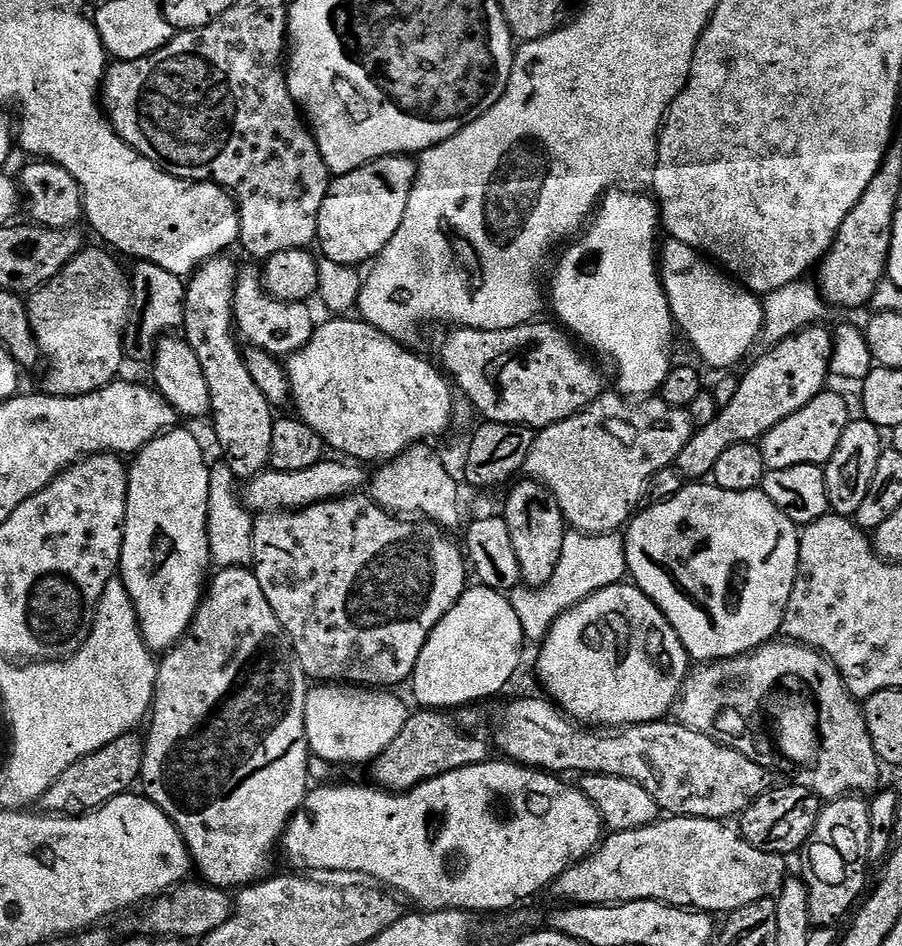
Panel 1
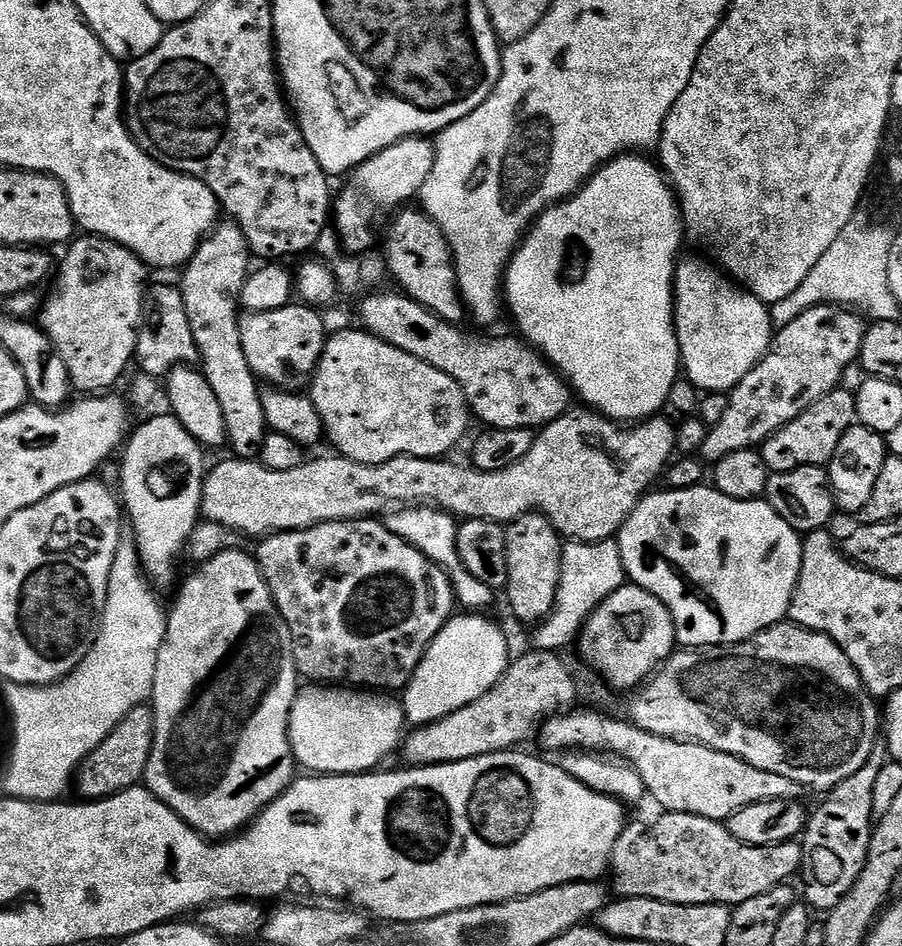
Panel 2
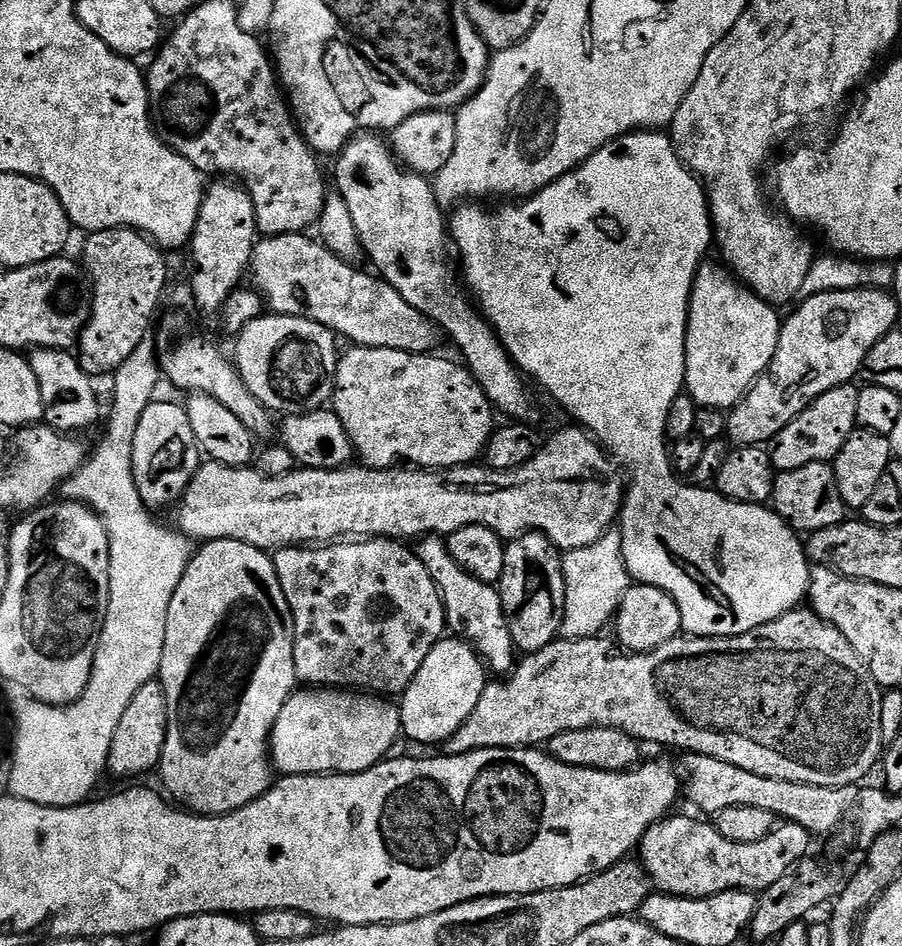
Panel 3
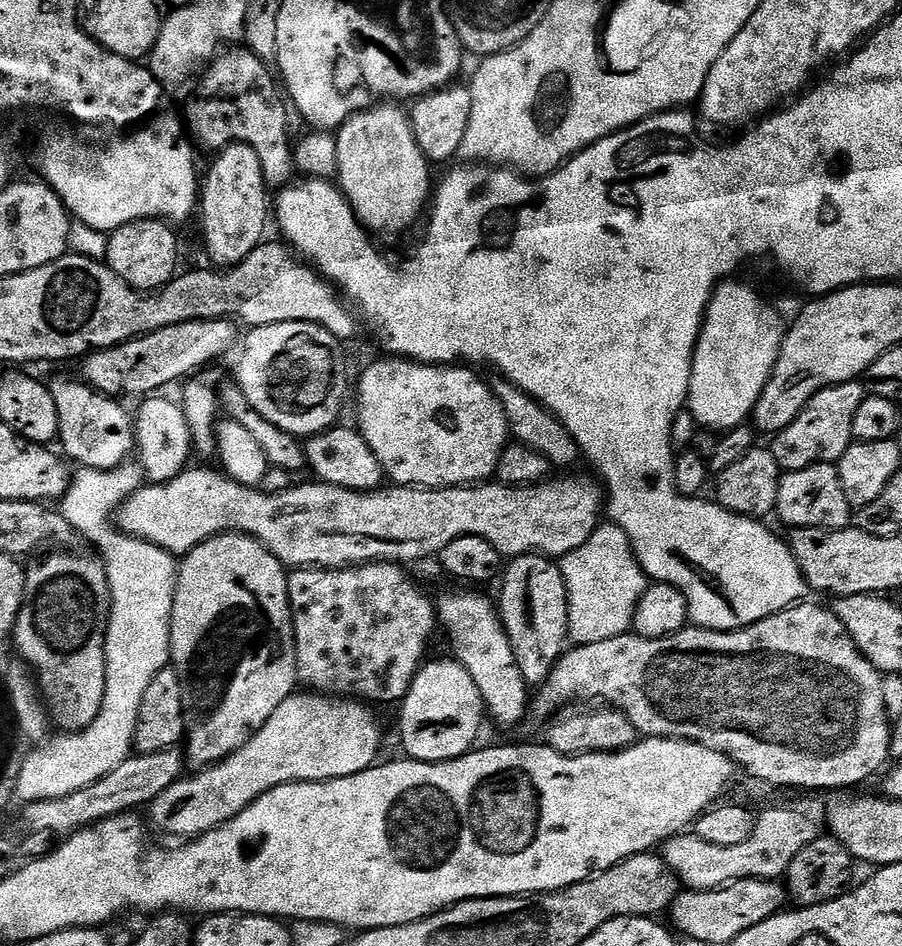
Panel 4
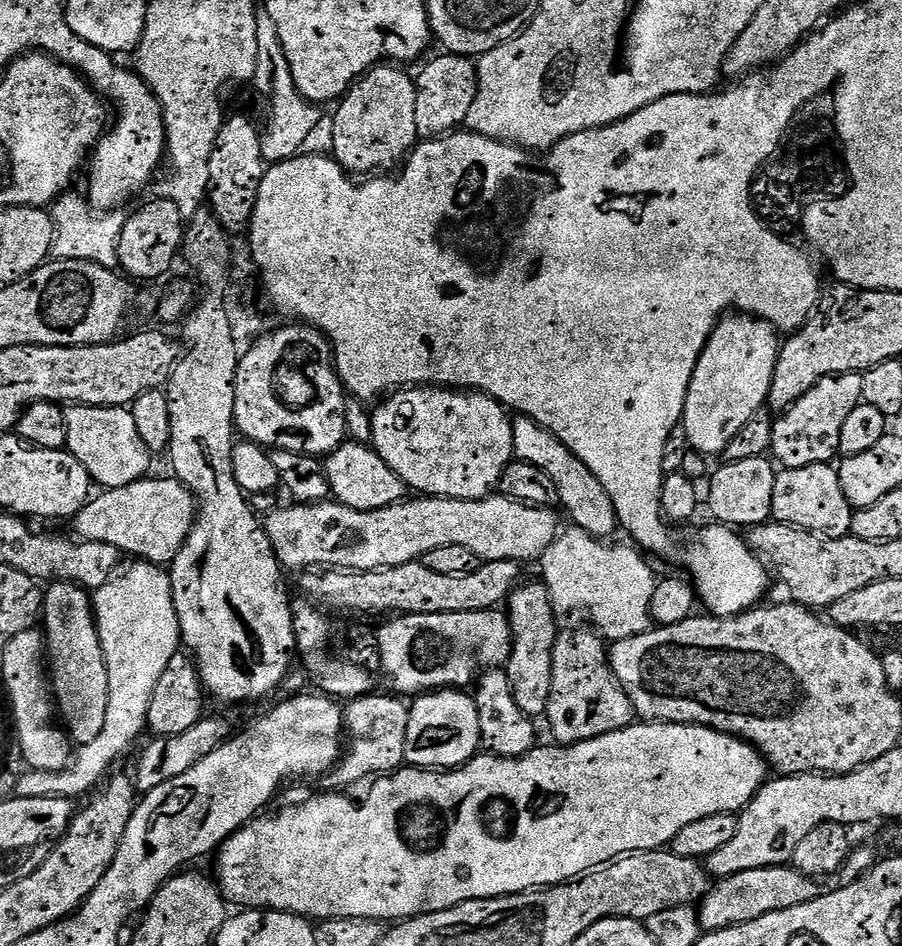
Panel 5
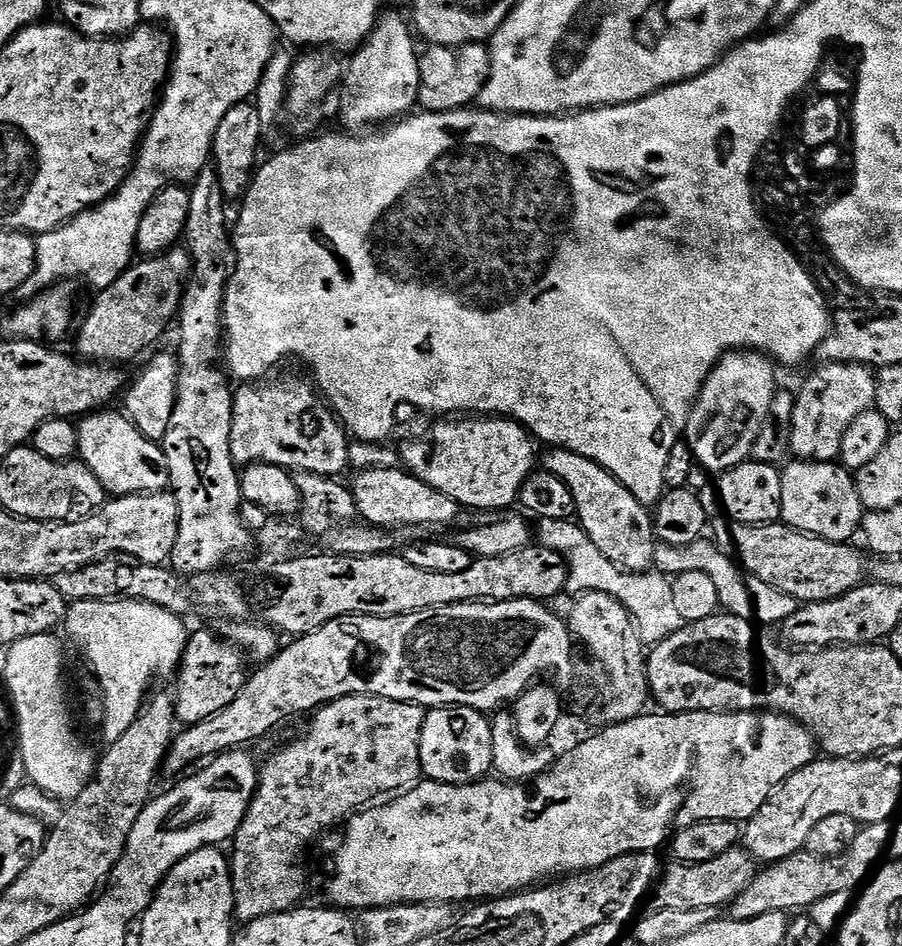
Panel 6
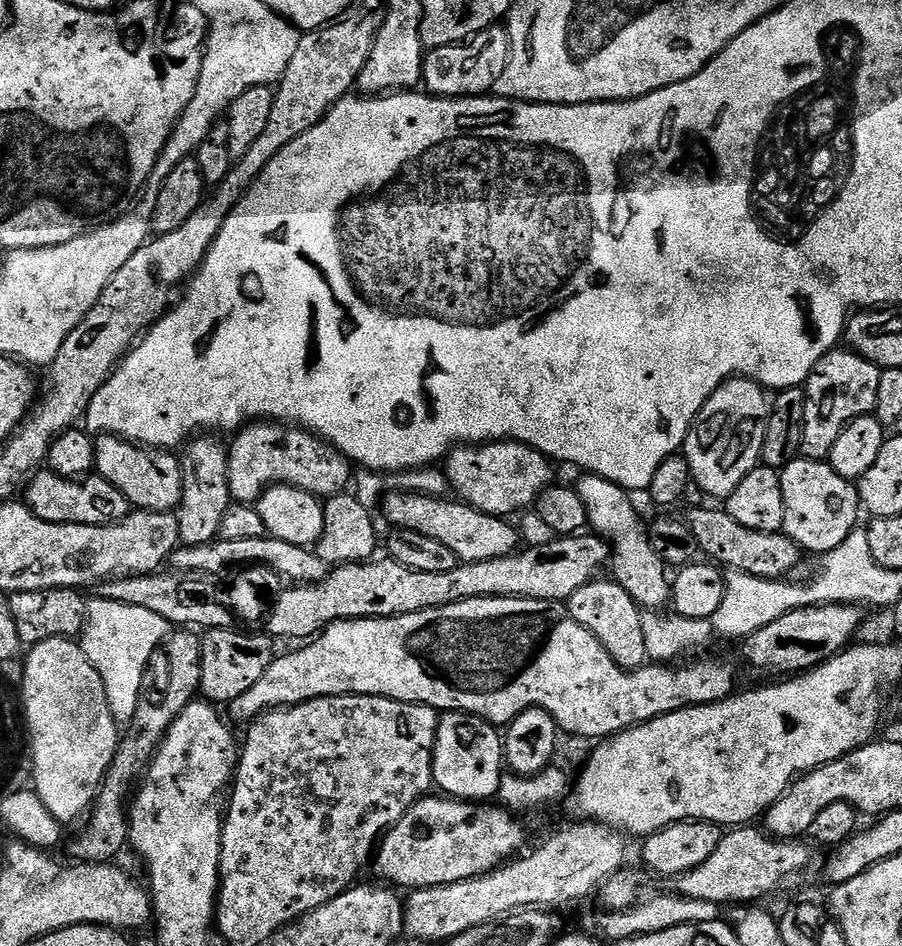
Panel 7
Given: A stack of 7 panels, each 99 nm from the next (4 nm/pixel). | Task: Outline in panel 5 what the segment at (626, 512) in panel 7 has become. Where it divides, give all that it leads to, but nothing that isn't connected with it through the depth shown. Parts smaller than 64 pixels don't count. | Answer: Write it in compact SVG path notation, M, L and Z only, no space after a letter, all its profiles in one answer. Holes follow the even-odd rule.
M517 415L513 419L512 429L514 430L513 457L522 462L530 462L530 466L538 466L538 470L545 471L553 479L559 507L562 506L568 511L568 516L572 519L569 521L575 527L589 532L591 536L611 537L611 532L617 531L618 528L614 502L606 486L602 486L602 482L594 478L586 462L582 462L582 458L575 456L561 440L550 434L550 430L546 430L546 426L542 426L534 418Z

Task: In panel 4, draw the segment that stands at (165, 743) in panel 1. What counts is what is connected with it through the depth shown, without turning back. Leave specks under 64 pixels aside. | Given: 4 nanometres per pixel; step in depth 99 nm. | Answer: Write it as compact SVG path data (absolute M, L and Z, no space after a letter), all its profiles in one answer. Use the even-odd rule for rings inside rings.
M225 532L201 542L193 552L183 557L176 574L170 646L170 664L182 682L182 751L193 769L219 764L251 739L274 710L298 688L296 635L285 565L255 536Z

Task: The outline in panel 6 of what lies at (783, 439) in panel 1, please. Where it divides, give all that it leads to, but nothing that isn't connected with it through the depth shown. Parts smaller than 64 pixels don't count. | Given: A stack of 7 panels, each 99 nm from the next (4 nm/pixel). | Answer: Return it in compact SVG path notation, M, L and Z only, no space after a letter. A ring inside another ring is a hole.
M825 363L804 385L792 408L792 425L787 425L788 446L798 460L835 461L842 450L842 438L858 414L873 411L876 403L876 372L867 364Z

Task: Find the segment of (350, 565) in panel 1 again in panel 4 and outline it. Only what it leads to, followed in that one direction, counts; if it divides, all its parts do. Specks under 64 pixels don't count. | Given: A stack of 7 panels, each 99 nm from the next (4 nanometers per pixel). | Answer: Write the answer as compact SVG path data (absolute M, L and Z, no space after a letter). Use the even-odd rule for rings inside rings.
M373 562L371 564L353 564L346 568L297 568L288 572L288 600L292 604L292 625L296 635L296 679L301 685L309 684L307 687L317 693L355 698L361 702L371 702L373 705L392 703L395 705L397 702L403 701L417 672L425 663L424 651L428 648L432 631L437 631L438 617L433 597L428 597L400 568L403 567L396 562Z

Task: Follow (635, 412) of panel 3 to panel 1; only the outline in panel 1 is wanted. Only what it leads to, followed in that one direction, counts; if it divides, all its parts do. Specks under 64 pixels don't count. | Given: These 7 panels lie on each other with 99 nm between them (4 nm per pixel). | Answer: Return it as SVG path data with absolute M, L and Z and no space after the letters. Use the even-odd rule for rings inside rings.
M609 190L604 193L590 223L583 229L579 239L572 242L577 244L569 243L569 248L561 254L560 261L556 264L556 273L552 276L550 308L556 311L555 319L573 337L579 338L585 349L591 350L597 357L605 356L612 363L612 368L616 371L616 384L620 387L617 389L623 395L629 398L648 398L659 393L662 382L666 382L666 374L674 367L674 321L658 267L656 231L661 231L662 221L659 207L651 195L620 191L624 190ZM692 482L668 500L652 502L647 506L648 509L645 507L643 510L637 511L623 533L628 576L634 581L636 587L641 588L662 610L662 614L668 619L670 626L674 626L682 646L693 661L707 662L741 656L762 647L781 635L786 606L790 602L790 594L794 590L796 571L800 561L800 532L798 525L790 518L786 518L786 514L782 514L782 510L778 510L778 506L774 506L774 502L770 502L770 498L766 498L763 490L735 492L717 488L711 482Z

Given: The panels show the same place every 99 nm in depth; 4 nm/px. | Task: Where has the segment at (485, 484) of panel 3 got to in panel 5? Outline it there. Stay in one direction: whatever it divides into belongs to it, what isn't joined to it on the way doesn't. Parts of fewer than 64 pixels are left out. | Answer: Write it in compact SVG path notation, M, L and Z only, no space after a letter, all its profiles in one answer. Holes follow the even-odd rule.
M145 478L130 482L130 486L109 488L89 499L76 517L75 535L81 540L106 542L121 554L128 552L149 564L171 565L172 559L182 550L186 538L192 533L198 509L196 498L185 484L175 478L152 480ZM493 494L484 500L459 500L458 498L450 498L449 496L420 496L419 498L405 498L394 506L386 506L382 510L352 510L350 506L345 504L337 504L335 500L329 498L319 504L298 504L289 503L289 508L283 506L277 507L275 510L267 513L266 527L268 529L268 537L272 543L272 548L276 551L276 560L279 562L281 569L300 568L299 570L316 570L323 566L328 570L351 570L354 572L373 572L379 568L393 568L394 566L402 566L403 564L415 564L423 561L426 554L430 554L430 550L438 550L438 546L466 546L466 550L474 550L478 554L482 562L490 560L515 560L517 562L525 562L524 560L539 561L540 557L546 554L549 546L556 541L556 537L562 531L562 523L555 516L552 508L535 508L533 504L523 504L517 500L511 500L509 496Z

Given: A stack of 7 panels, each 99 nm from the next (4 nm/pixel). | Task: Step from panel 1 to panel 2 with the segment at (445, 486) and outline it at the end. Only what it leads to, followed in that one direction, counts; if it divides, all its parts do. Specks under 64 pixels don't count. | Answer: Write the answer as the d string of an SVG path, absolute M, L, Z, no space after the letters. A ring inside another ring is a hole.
M404 506L399 509L397 516L387 517L386 523L388 529L398 538L402 538L410 546L414 546L424 556L433 560L433 562L445 573L452 582L452 594L457 605L460 604L464 610L488 610L492 604L494 589L486 586L486 582L478 582L470 570L462 562L462 554L458 546L458 527L457 517L451 512L441 510L435 506Z

